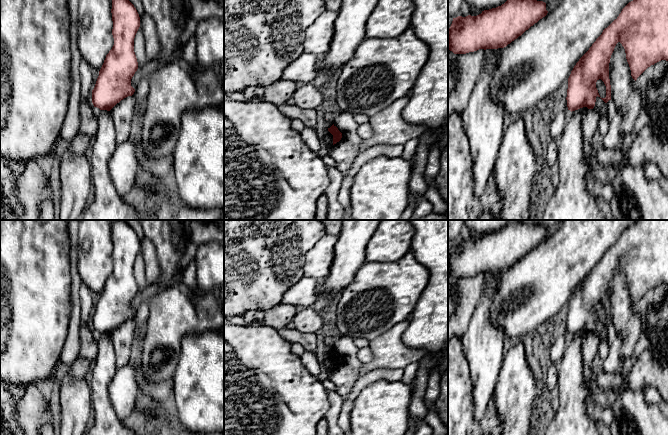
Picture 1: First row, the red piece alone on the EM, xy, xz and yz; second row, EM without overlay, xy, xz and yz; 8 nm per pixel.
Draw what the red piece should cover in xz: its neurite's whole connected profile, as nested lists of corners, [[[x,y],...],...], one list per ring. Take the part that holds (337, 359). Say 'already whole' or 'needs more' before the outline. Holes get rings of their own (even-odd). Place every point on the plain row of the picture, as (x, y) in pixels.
already whole; [[[334,348],[330,352],[328,352],[328,355],[333,359],[333,369],[341,364],[342,357]]]

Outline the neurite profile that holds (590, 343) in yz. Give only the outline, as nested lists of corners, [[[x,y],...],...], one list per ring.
[[[588,333],[582,338],[582,371],[584,381],[590,389],[590,395],[586,399],[587,415],[596,423],[603,422],[610,425],[614,414],[609,407],[601,407],[594,399],[594,369],[593,361],[599,355],[599,338],[593,333]]]

